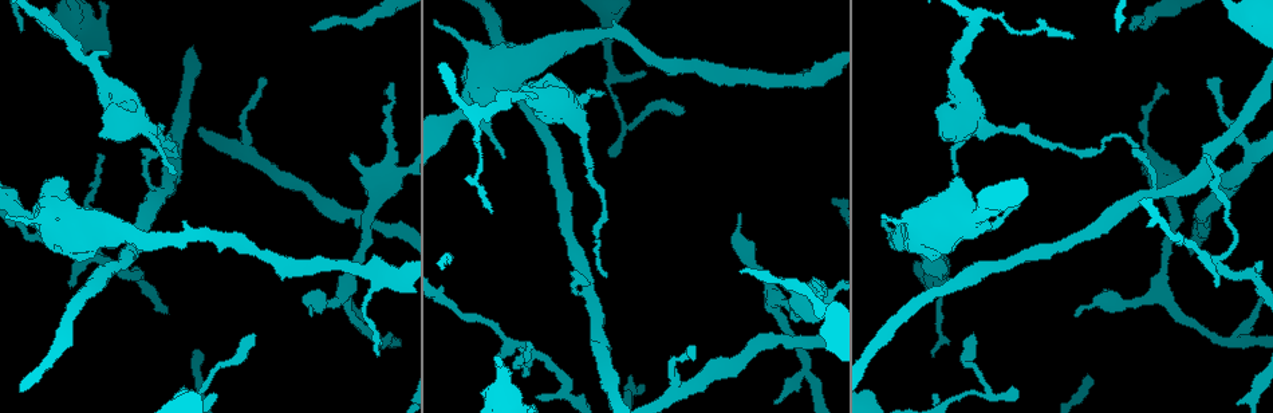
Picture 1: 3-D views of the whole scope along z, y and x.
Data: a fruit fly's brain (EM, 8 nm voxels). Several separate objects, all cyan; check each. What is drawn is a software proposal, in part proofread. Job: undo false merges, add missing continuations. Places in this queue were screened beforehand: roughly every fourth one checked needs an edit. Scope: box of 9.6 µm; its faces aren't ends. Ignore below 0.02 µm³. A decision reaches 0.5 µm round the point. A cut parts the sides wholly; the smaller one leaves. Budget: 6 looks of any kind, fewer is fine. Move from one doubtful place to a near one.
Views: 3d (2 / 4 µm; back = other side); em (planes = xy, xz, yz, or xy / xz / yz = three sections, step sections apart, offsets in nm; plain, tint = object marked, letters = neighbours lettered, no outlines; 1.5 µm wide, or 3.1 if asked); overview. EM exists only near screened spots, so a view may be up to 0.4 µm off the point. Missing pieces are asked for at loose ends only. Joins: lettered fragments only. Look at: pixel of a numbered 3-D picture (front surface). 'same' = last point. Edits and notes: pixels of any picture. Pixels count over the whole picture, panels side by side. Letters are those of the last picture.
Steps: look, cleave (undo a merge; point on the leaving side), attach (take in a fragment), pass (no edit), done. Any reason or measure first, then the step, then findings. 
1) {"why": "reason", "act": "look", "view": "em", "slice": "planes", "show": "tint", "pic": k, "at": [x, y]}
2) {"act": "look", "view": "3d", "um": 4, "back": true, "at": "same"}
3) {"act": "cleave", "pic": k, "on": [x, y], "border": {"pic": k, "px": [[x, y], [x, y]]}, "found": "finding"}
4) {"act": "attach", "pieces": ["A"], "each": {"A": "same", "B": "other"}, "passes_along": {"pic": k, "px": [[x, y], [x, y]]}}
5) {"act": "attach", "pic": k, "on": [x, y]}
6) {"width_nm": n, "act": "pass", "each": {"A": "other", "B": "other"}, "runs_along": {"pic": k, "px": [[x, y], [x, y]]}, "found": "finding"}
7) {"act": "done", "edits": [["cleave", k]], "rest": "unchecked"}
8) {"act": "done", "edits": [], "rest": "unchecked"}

{"why": "tapers out", "act": "look", "view": "3d", "um": 2, "pic": 1, "at": [263, 77]}

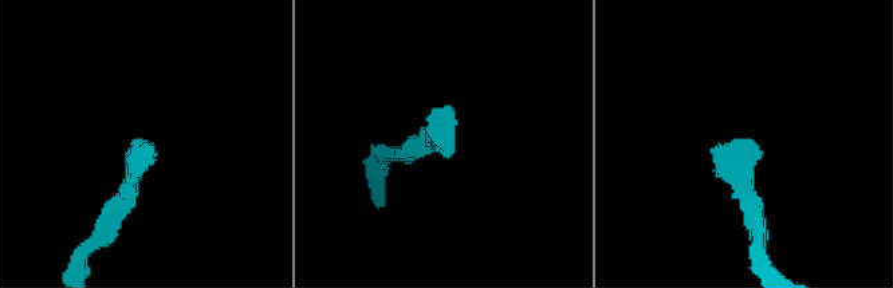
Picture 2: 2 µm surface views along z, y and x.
{"why": "need the tissue", "act": "look", "view": "em", "slice": "yz", "step": 4, "show": "tint", "pic": 2, "at": [438, 147]}

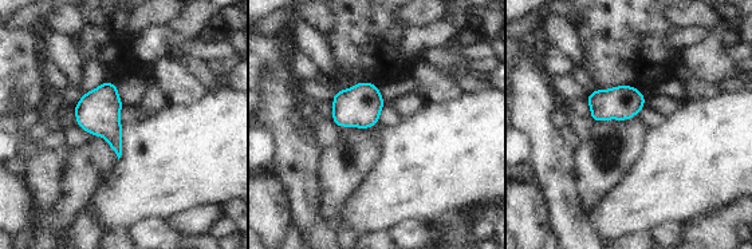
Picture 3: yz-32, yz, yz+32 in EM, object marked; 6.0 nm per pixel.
{"why": "cut it another way", "act": "look", "view": "em", "slice": "planes", "show": "letters", "at": "same"}

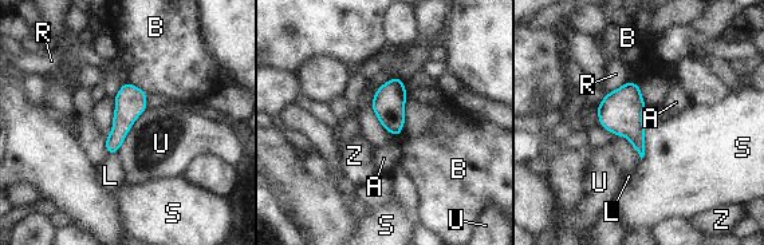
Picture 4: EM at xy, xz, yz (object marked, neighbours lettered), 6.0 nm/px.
{"act": "pass", "each": {"A": "other", "B": "other", "L": "other", "R": "other", "S": "other", "U": "other", "Z": "other"}, "border": {"pic": 4, "px": [[146, 107], [136, 119], [115, 153]]}, "found": "no lettered fragment goes on from it"}

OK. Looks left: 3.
{"why": "tapers out", "act": "look", "view": "3d", "um": 2, "back": true, "pic": 1, "at": [1169, 93]}

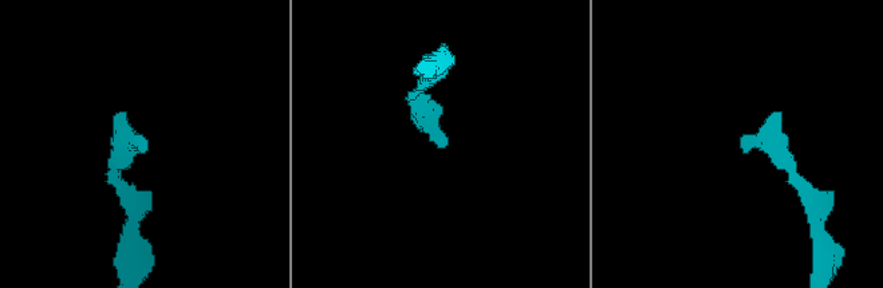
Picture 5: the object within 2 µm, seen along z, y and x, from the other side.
{"why": "now the EM", "act": "look", "view": "em", "slice": "yz", "step": 8, "show": "letters", "pic": 5, "at": [443, 138]}

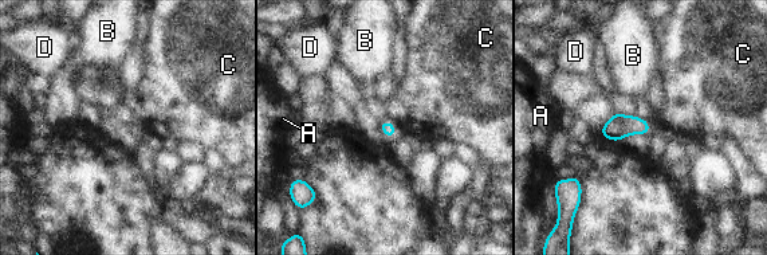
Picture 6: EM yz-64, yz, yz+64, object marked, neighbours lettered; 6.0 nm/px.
{"longest_contact_nm": ["C", 100], "act": "pass", "each": {"A": "other", "B": "other", "C": "other", "D": "other"}, "border": {"pic": 6, "px": [[389, 120], [396, 133]]}, "found": "none of them fits"}

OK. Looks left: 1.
{"act": "done", "edits": [], "rest": "unchecked"}

